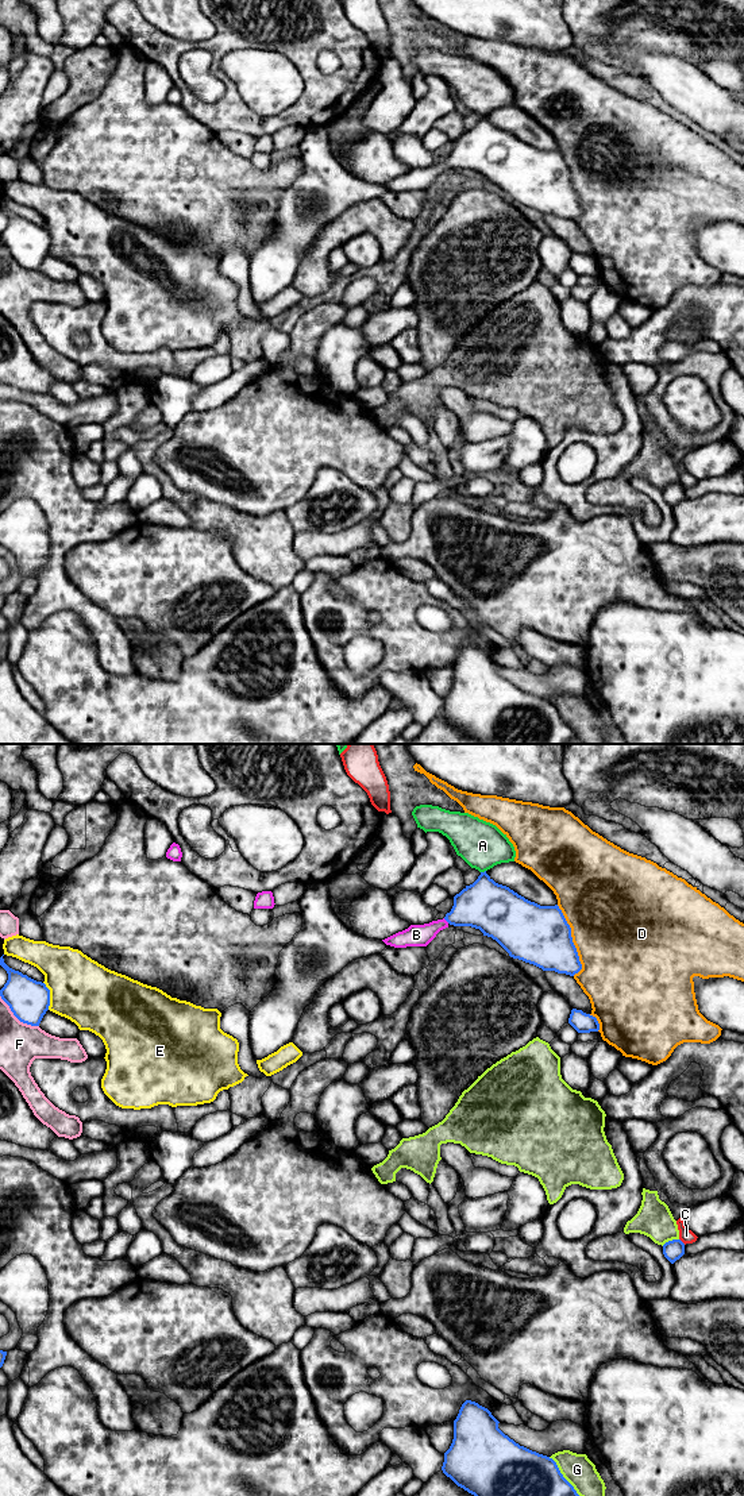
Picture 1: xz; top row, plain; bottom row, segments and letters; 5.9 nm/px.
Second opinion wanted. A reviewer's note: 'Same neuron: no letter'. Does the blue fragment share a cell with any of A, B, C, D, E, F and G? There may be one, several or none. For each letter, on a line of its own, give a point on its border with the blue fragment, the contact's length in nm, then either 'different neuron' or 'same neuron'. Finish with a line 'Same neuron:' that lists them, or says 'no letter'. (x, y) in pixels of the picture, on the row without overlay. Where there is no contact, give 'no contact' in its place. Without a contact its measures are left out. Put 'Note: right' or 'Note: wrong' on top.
Note: wrong
A: contact xz (482, 116); length 40 nm; different neuron
B: contact xz (446, 164); length 50 nm; same neuron
C: contact xz (681, 485); length 50 nm; different neuron
D: contact xz (571, 184); length 440 nm; different neuron
E: contact xz (49, 239); length 170 nm; different neuron
F: contact xz (16, 261); length 300 nm; different neuron
G: contact xz (565, 723); length 340 nm; different neuron
Same neuron: B

